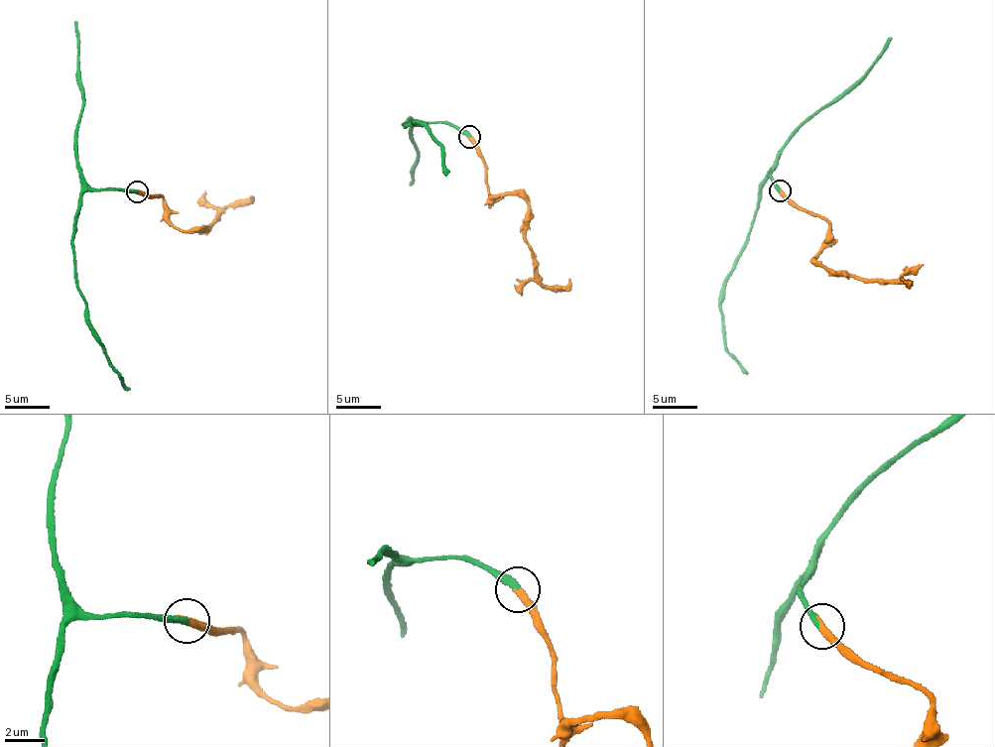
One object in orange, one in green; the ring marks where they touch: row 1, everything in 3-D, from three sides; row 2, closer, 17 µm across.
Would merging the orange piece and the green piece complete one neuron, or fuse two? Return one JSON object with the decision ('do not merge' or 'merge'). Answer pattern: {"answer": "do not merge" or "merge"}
{"answer": "merge"}

